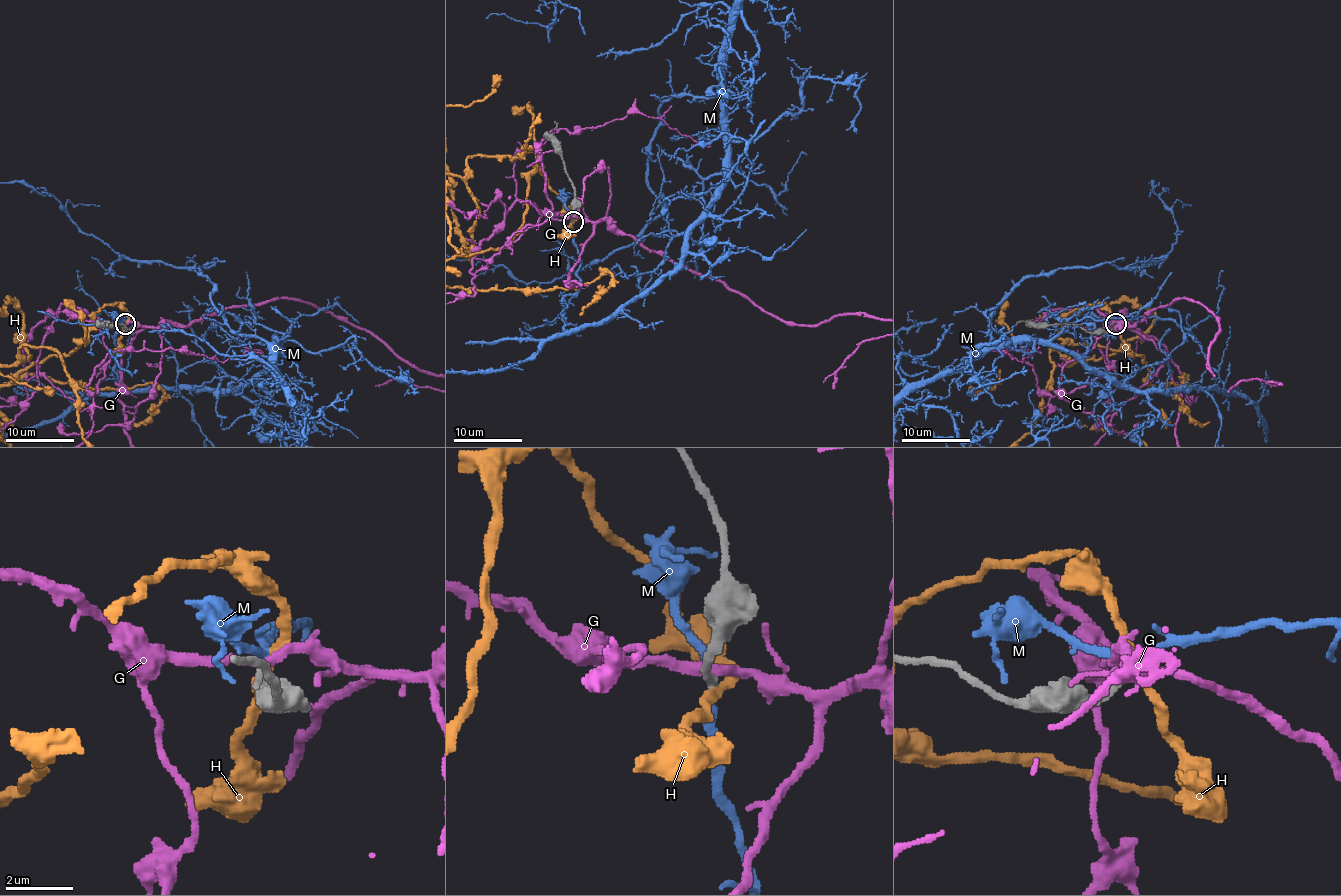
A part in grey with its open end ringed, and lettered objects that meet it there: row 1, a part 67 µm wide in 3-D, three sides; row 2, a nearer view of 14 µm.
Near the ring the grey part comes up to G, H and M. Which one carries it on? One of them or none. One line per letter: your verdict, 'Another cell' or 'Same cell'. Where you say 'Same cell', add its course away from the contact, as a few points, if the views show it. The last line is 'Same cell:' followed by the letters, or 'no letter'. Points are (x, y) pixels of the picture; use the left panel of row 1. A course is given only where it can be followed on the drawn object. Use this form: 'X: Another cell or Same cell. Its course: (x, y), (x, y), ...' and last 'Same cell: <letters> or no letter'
G: Another cell
H: Another cell
M: Another cell
Same cell: no letter

